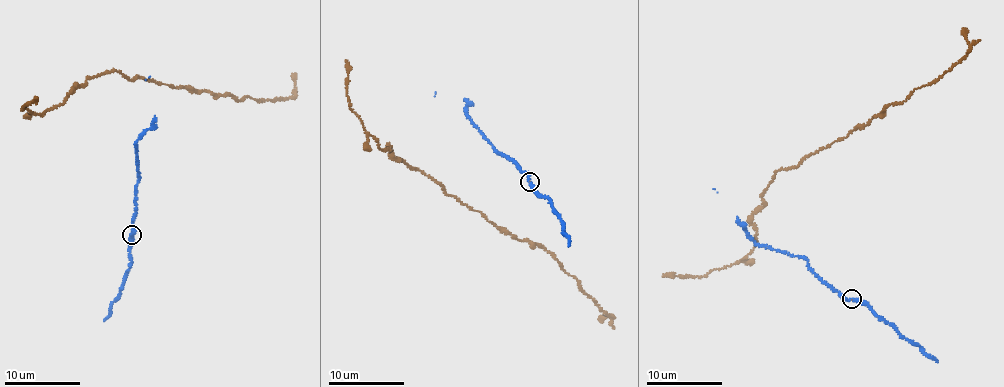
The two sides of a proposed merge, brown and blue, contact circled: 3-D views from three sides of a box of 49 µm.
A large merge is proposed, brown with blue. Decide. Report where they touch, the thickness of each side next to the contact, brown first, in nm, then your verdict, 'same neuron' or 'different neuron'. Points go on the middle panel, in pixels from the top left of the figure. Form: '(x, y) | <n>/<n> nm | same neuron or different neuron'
(529, 182) | 60/260 nm | different neuron

